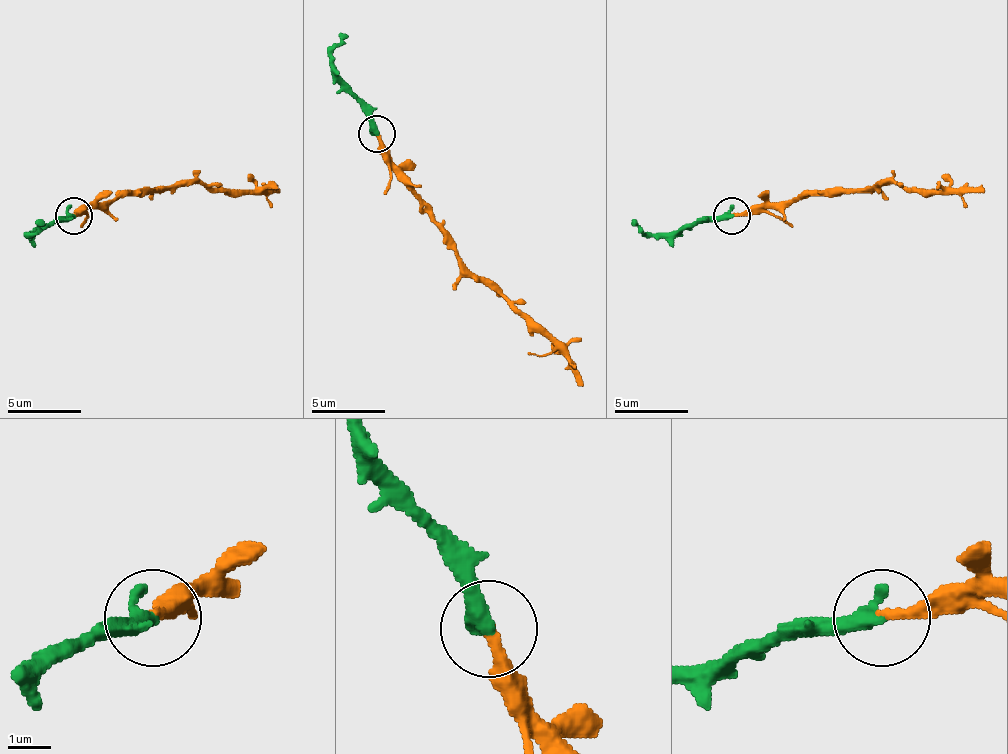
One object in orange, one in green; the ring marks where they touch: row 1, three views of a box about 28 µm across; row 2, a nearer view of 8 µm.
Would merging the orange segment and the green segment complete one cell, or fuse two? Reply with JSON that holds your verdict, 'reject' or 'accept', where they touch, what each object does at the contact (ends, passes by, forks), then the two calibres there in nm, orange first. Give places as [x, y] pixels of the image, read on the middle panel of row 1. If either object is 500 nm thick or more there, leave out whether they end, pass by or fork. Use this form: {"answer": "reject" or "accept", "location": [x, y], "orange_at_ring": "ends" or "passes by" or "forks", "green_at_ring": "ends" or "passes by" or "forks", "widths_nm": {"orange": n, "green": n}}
{"answer": "accept", "location": [377, 133], "orange_at_ring": "ends", "green_at_ring": "ends", "widths_nm": {"orange": 260, "green": 420}}

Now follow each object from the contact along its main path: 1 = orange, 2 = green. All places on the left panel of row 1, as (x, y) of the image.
1: (72, 215), (139, 193), (194, 182), (278, 189)
2: (72, 215), (28, 233), (32, 233), (43, 219)

